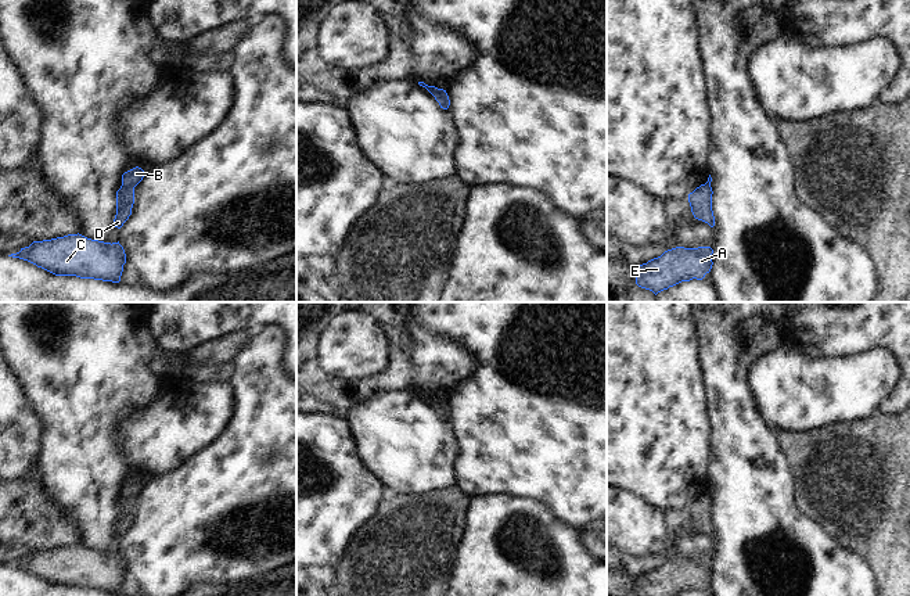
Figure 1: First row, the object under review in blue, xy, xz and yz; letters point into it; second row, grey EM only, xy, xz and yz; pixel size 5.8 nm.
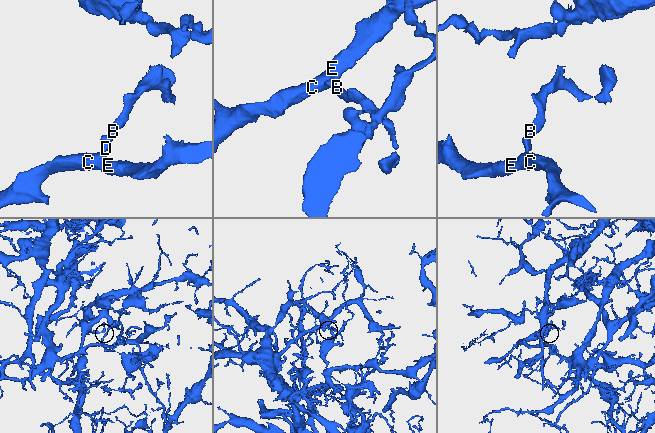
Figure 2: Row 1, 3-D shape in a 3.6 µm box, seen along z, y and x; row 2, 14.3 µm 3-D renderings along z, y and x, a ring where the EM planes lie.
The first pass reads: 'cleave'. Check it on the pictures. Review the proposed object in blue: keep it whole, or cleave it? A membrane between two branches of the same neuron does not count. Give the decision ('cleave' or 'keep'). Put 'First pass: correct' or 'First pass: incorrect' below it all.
cleave
First pass: correct

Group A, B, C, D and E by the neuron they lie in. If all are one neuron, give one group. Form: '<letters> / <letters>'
A C D E / B

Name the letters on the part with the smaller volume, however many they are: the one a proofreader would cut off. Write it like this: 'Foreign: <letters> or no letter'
Foreign: B

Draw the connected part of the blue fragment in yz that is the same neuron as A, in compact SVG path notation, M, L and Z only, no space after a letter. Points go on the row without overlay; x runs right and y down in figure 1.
M676 557L661 567L639 575L636 581L637 596L676 596L693 589L702 590L712 579L711 557Z

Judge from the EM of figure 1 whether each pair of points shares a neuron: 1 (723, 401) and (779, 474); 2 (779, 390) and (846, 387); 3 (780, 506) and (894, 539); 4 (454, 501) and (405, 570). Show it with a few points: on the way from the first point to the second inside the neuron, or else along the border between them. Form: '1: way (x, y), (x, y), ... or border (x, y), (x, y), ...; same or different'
1: way (734, 419), (737, 433), (761, 456); same
2: way (795, 391), (823, 394), (830, 391); same
3: border (794, 481), (795, 505), (827, 534); different
4: way (439, 517), (406, 553); same

